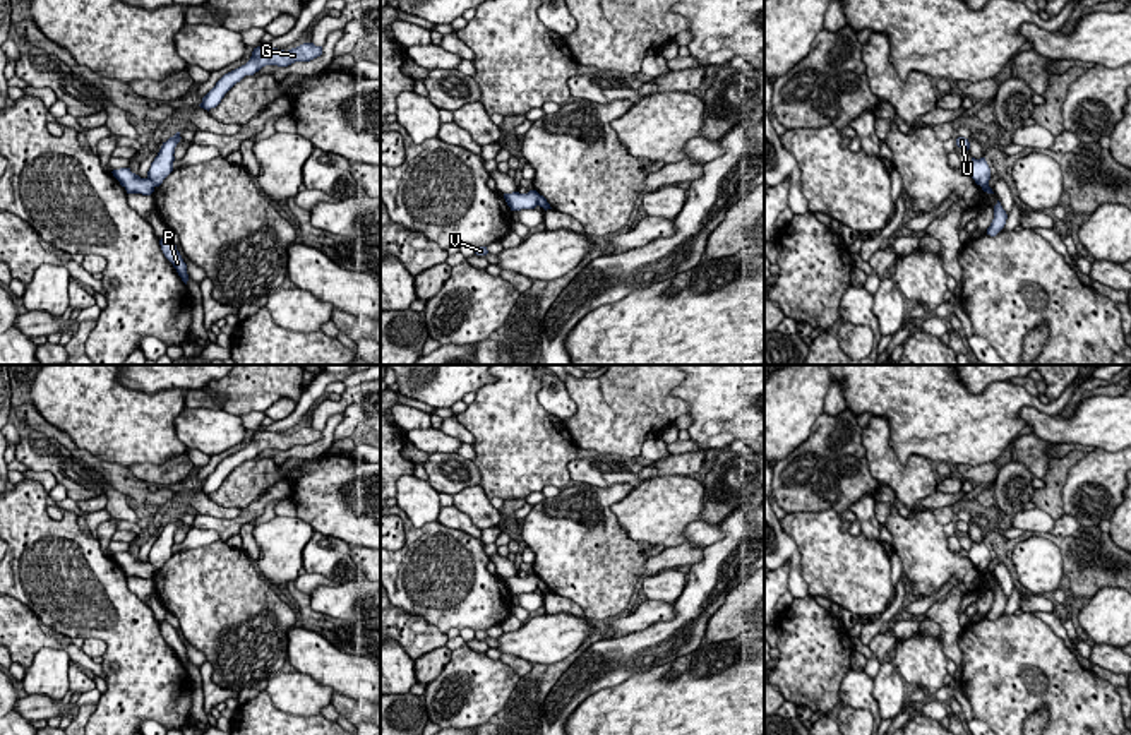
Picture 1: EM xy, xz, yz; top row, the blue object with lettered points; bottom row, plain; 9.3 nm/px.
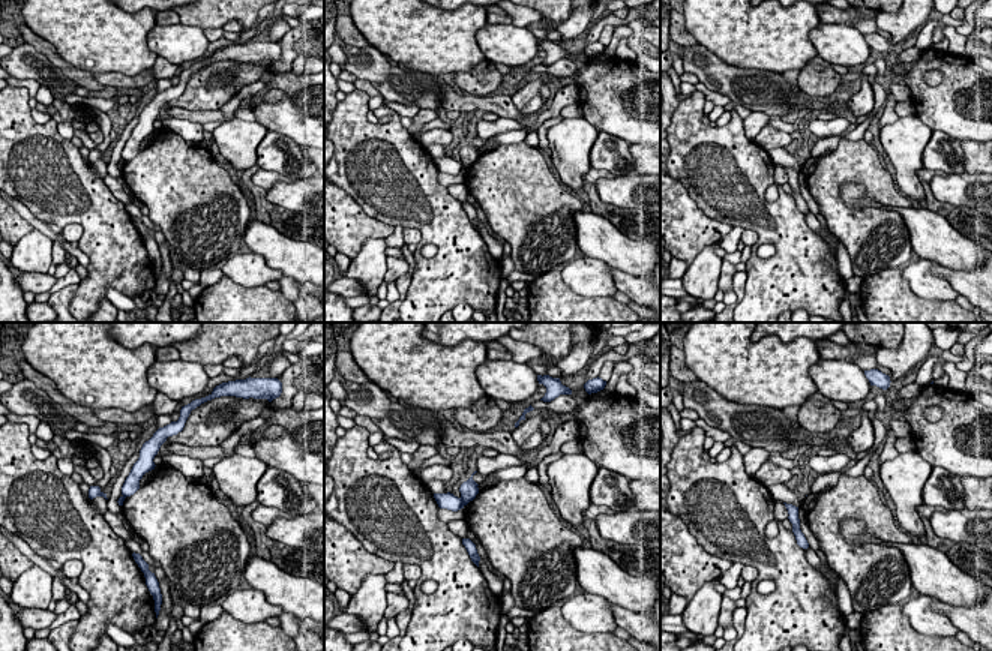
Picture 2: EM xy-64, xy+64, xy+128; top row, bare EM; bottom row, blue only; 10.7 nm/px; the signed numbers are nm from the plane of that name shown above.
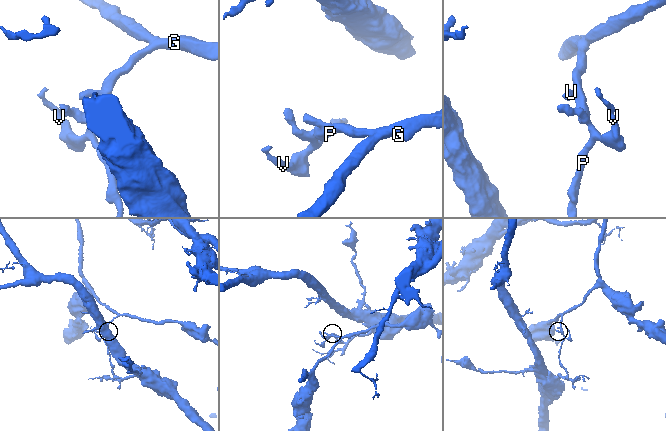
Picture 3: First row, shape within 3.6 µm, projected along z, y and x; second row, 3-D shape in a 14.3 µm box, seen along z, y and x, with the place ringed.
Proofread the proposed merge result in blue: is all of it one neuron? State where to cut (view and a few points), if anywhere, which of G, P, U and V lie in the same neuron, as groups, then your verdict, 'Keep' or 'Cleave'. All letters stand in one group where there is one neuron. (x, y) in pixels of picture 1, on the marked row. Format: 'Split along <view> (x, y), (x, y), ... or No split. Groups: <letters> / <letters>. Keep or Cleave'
Split along xy (148, 177), (155, 185). Groups: G U / P V. Cleave

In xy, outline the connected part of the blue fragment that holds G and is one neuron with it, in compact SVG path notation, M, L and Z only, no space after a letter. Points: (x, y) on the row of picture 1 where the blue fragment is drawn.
M303 43L296 48L291 48L288 51L278 50L278 48L262 48L257 46L252 51L250 60L224 74L216 86L202 98L202 103L199 105L204 110L216 108L224 94L240 82L245 75L254 75L266 65L278 65L278 67L288 67L295 62L310 62L322 55L322 46L315 46L314 43Z

